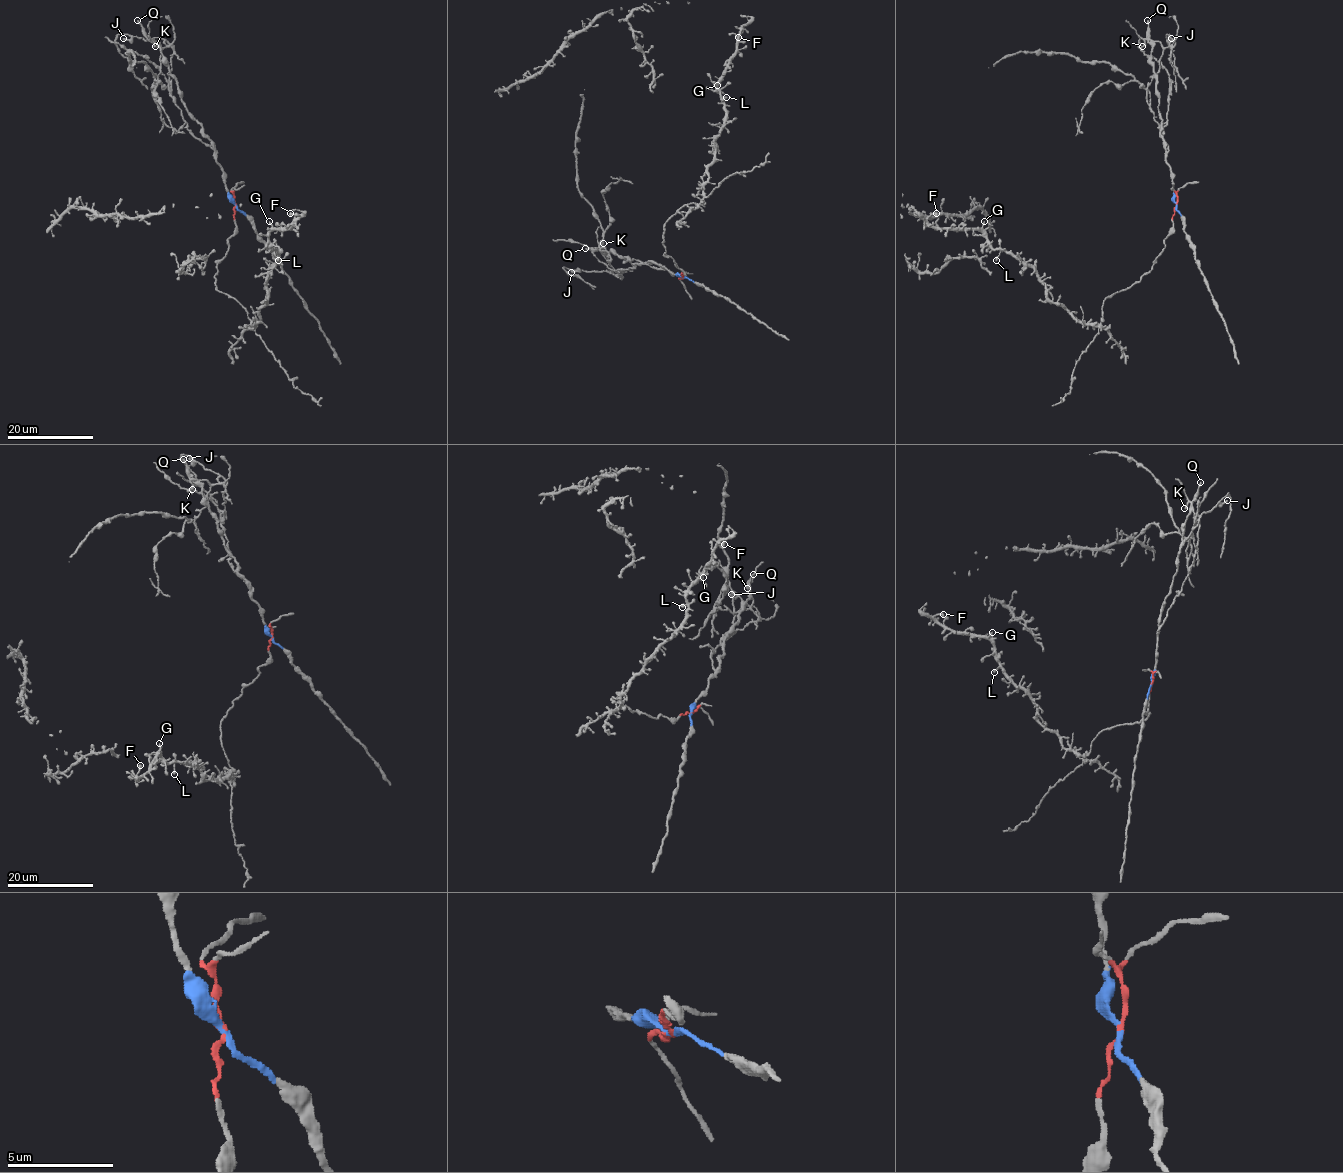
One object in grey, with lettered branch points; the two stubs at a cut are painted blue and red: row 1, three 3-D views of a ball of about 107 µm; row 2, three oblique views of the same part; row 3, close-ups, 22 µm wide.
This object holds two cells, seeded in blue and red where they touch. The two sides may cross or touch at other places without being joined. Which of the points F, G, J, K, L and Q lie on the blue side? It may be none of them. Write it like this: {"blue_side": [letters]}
{"blue_side": ["J", "K", "Q"]}

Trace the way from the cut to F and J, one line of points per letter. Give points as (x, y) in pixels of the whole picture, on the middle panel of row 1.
F: (683, 278), (665, 254), (665, 223), (685, 205), (703, 200), (725, 114), (717, 84), (738, 38)
J: (683, 278), (652, 261), (620, 257), (615, 252), (604, 256), (613, 268), (612, 273), (571, 272)

